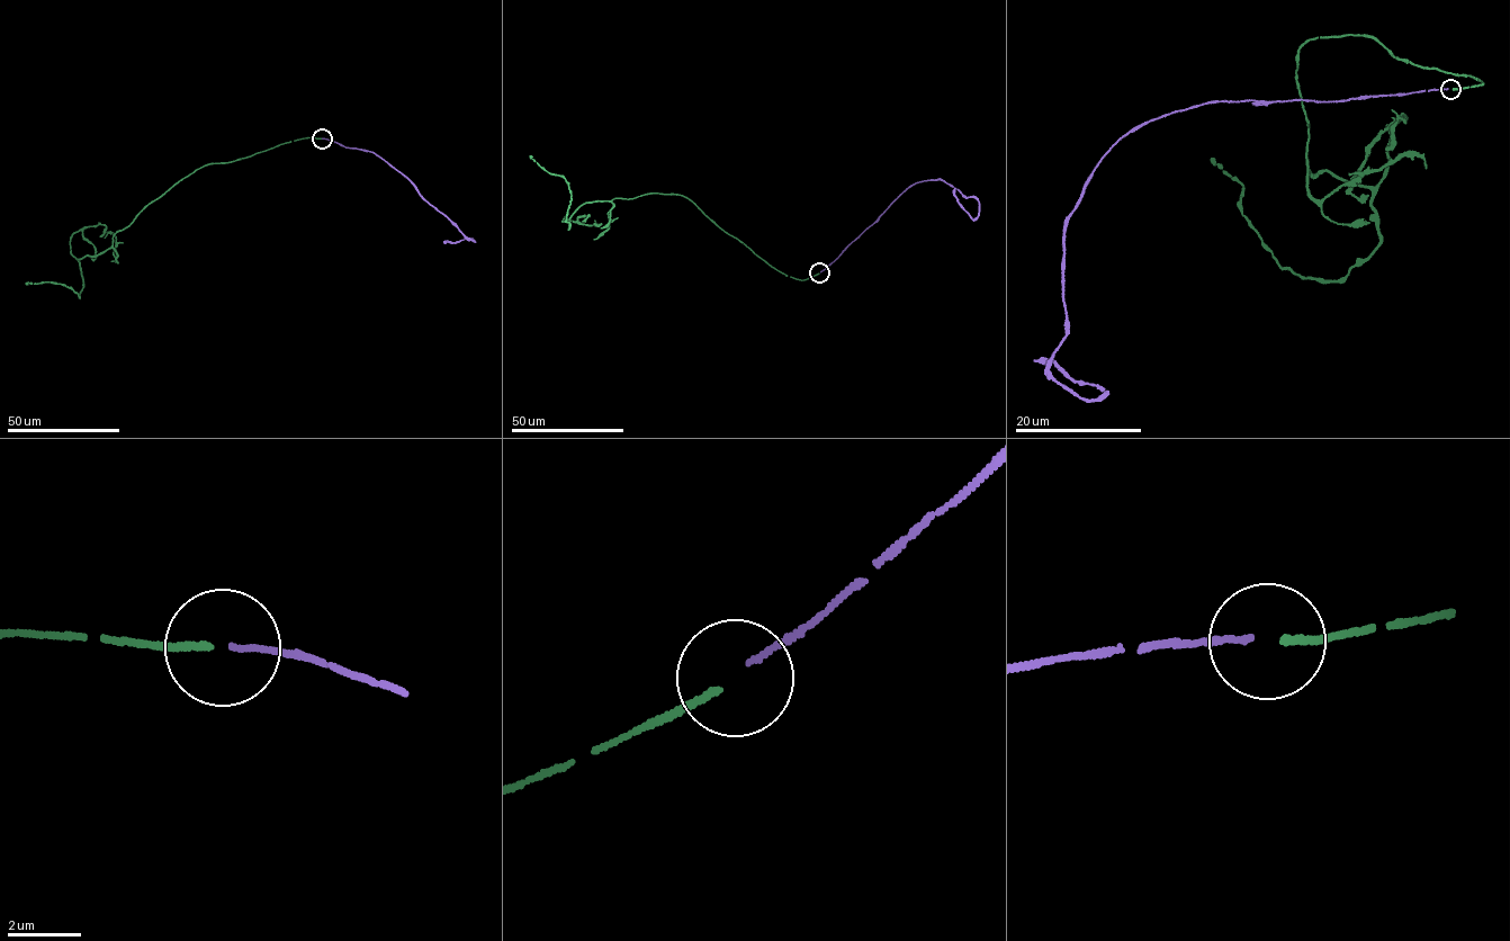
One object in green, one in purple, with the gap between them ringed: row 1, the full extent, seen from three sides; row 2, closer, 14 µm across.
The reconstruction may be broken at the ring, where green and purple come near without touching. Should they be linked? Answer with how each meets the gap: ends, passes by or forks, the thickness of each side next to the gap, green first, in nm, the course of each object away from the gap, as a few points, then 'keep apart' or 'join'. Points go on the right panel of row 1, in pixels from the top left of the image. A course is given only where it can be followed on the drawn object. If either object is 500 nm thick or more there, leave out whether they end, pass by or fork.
green ends; purple ends; calibres 190 and 130 nm; course green (1452, 89), (1484, 82), (1365, 34), (1300, 47), (1309, 170), (1375, 213), (1342, 279), (1285, 269), (1210, 160); course purple (1448, 88), (1225, 100), (1132, 130), (1068, 218), (1066, 334), (1048, 369), (1081, 397), (1106, 393), (1034, 360); join

